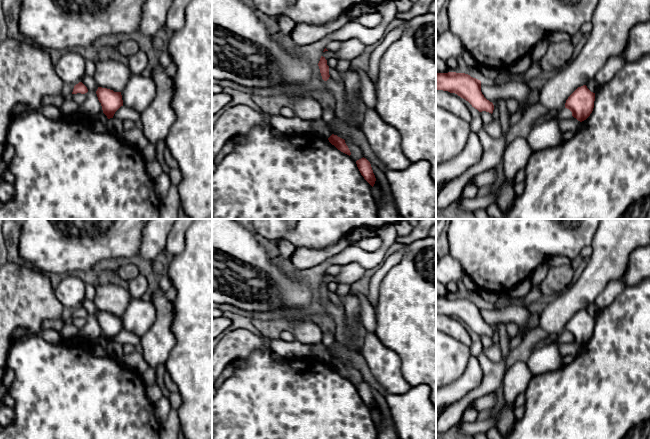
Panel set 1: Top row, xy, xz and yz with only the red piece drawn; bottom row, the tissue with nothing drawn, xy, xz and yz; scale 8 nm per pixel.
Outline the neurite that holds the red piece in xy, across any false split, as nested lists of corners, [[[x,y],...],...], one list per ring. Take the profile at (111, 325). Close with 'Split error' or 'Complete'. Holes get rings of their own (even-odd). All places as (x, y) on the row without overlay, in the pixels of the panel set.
[[[98,311],[96,315],[99,326],[101,327],[103,337],[108,343],[113,342],[115,336],[123,330],[121,316]]]. Complete

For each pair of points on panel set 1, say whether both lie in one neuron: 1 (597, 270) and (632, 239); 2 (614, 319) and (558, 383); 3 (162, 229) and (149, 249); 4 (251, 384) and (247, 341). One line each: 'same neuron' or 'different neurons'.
1: same neuron
2: same neuron
3: same neuron
4: different neurons

